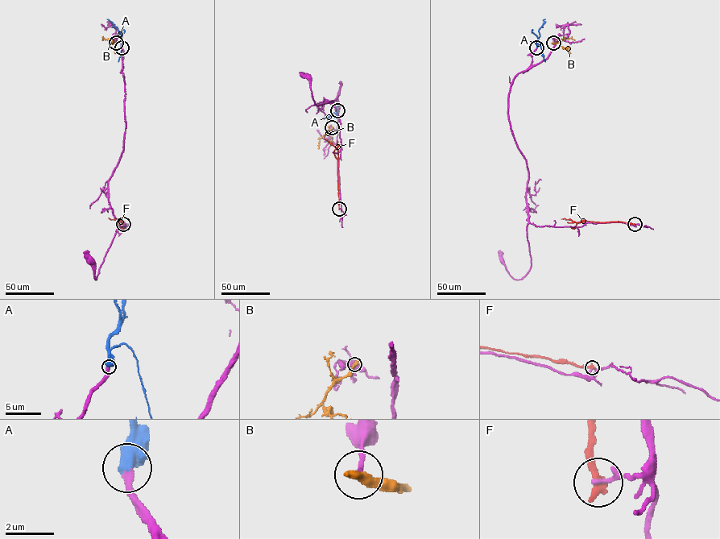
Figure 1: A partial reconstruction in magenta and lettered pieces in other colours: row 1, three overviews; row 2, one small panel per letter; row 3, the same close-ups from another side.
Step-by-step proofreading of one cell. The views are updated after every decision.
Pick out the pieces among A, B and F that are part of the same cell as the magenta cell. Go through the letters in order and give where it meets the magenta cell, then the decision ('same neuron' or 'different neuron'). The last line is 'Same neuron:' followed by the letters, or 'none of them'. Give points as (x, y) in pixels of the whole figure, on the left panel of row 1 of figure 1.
A: (122, 47) | same neuron
B: (116, 43) | different neuron
F: (123, 224) | different neuron
Same neuron: A

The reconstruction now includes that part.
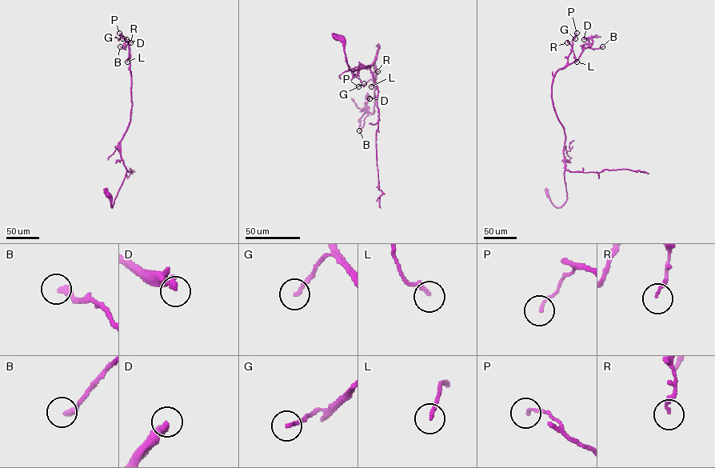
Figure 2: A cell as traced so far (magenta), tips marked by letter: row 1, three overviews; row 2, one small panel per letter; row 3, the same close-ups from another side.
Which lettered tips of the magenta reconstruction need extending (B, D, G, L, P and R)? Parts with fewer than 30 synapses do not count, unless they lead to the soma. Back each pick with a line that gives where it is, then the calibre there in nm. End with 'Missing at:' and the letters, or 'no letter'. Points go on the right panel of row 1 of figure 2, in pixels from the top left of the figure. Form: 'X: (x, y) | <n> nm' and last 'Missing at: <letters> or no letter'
B: (602, 46) | 300 nm
D: (584, 39) | 360 nm
Missing at: B, D

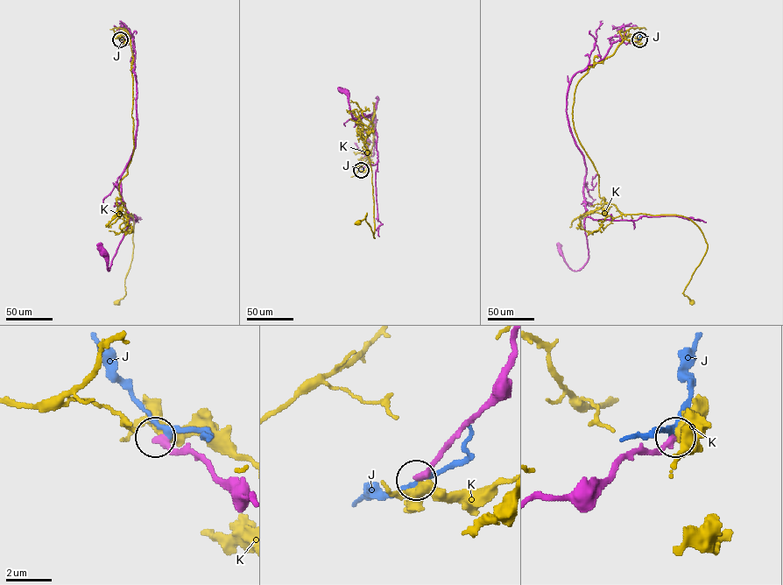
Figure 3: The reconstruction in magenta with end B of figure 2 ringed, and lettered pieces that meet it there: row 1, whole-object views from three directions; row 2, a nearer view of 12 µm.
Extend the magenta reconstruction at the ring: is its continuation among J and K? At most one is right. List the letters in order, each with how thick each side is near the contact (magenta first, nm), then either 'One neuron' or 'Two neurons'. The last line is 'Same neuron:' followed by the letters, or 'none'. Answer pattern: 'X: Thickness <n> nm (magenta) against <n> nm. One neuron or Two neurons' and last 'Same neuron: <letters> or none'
J: Thickness 340 nm (magenta) against 220 nm. Two neurons
K: Thickness 320 nm (magenta) against 440 nm. Two neurons
Same neuron: none

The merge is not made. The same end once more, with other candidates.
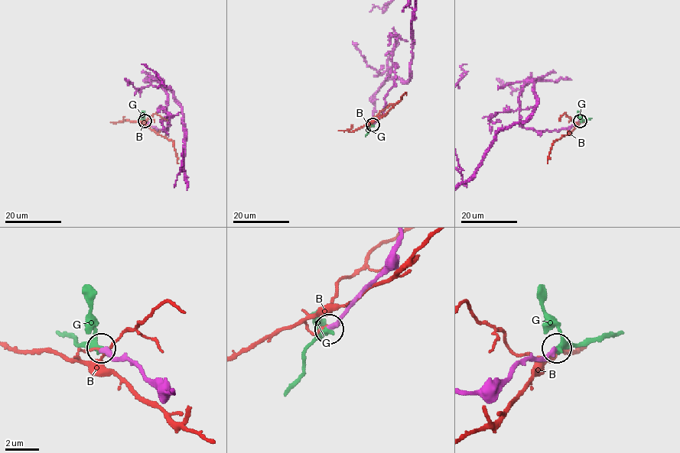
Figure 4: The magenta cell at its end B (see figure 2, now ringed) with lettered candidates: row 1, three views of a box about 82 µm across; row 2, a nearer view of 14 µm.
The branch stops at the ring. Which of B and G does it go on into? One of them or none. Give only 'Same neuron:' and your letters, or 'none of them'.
Same neuron: G

